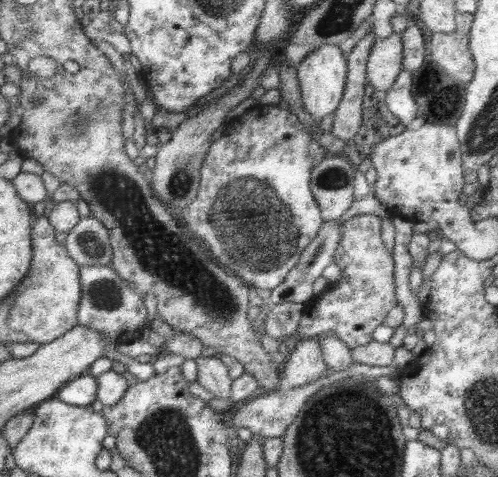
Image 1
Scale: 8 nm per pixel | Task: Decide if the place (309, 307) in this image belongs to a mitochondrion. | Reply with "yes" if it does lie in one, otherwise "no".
no

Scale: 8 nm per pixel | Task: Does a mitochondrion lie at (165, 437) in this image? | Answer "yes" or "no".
yes

